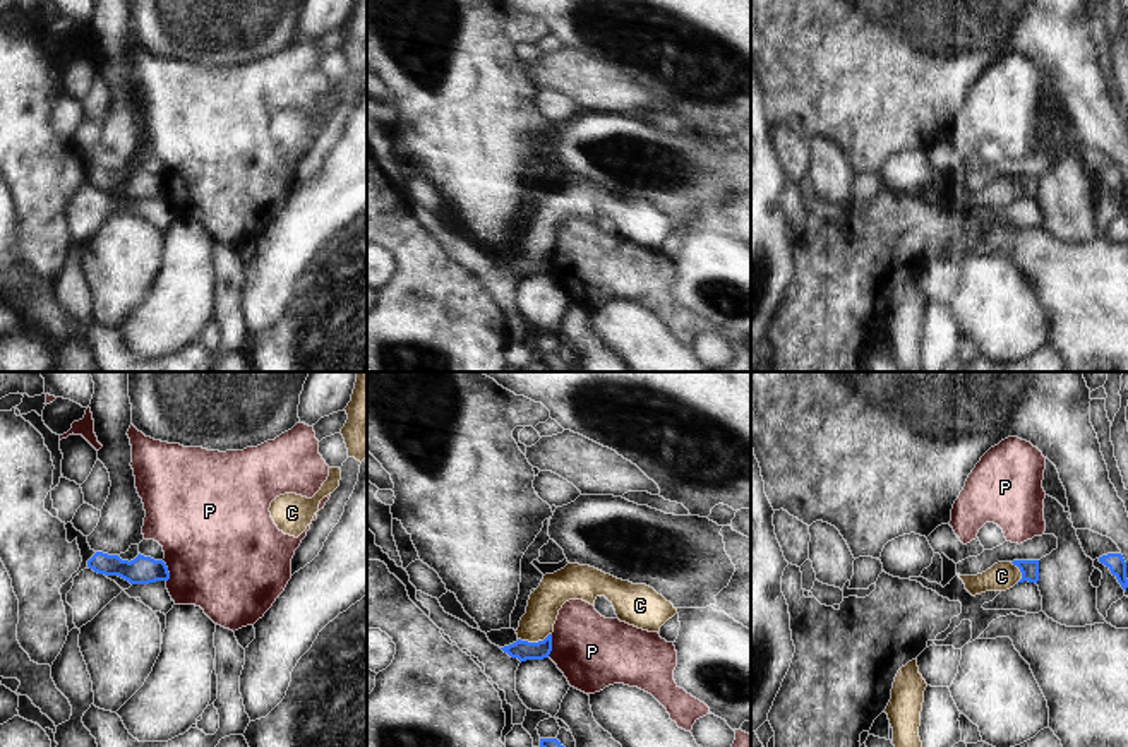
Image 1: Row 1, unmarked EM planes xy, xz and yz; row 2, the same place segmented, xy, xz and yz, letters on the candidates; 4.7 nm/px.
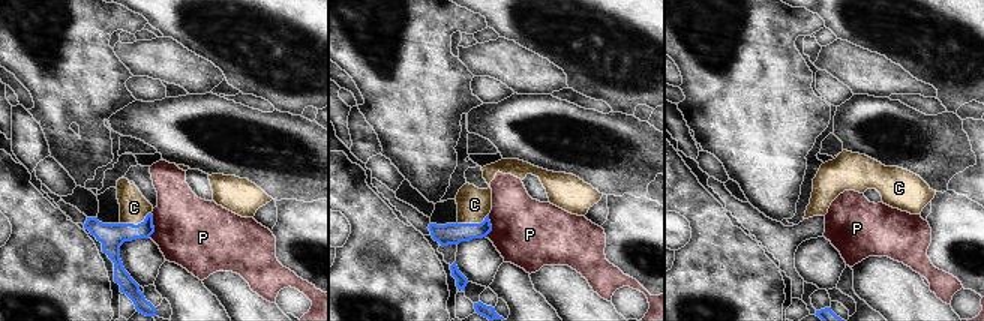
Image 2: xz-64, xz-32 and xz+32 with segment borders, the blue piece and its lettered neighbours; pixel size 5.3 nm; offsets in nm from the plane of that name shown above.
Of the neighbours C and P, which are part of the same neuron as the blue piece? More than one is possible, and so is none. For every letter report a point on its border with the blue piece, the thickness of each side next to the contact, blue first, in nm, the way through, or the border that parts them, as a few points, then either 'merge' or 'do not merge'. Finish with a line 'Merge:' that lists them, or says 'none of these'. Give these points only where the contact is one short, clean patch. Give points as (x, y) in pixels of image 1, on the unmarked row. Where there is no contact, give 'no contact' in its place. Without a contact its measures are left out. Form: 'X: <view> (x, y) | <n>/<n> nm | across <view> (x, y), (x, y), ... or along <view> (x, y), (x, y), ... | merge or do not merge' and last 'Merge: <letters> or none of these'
C: xz (534, 259) | 90/150 nm | across xz (522, 266), (534, 259), (535, 242), (544, 220) | merge
P: xz (551, 262) | 90/340 nm | along xz (552, 250), (552, 266), (547, 273) | do not merge
Merge: C

